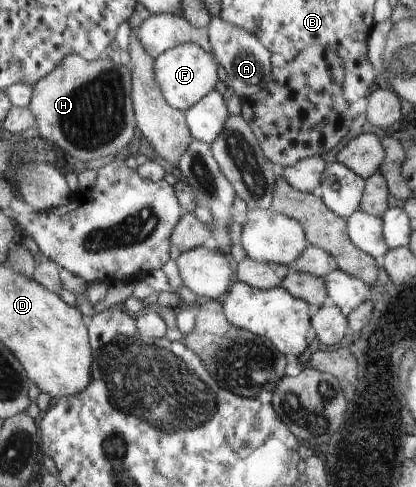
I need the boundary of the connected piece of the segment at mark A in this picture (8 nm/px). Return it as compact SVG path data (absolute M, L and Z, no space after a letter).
M211 17L206 28L209 35L211 53L214 59L222 65L222 72L225 75L229 93L236 94L241 99L251 97L258 90L266 87L266 83L271 79L272 64L270 63L271 52L252 31L246 31L238 25L226 23L222 17Z

